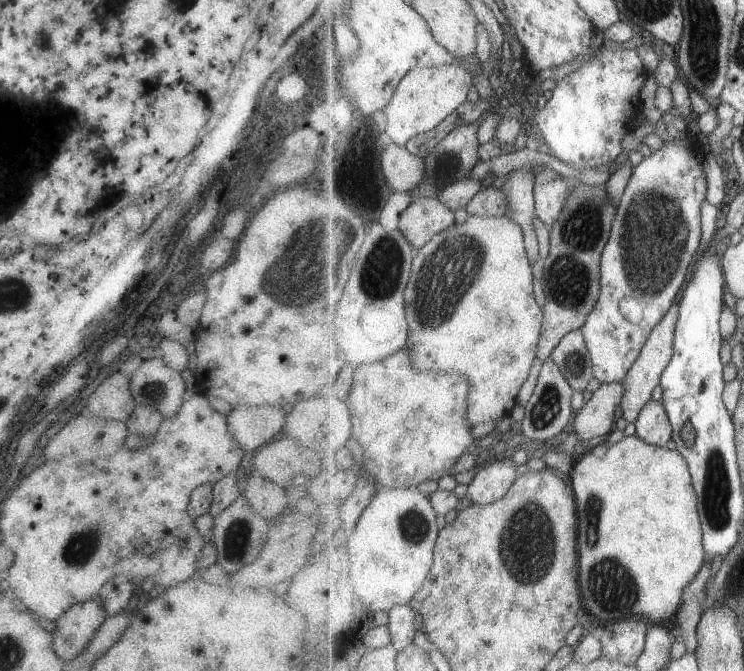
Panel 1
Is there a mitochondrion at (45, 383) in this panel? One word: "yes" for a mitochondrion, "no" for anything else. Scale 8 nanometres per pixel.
no

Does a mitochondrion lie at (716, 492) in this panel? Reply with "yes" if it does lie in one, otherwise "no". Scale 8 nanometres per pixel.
yes

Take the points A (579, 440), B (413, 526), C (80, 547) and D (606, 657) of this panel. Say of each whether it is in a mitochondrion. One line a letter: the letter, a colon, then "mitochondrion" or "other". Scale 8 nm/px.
A: other
B: mitochondrion
C: mitochondrion
D: other

